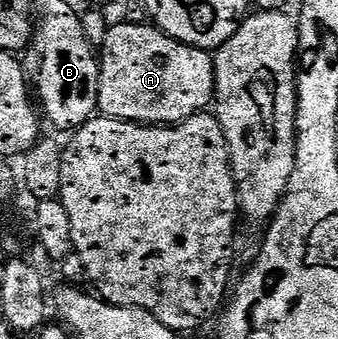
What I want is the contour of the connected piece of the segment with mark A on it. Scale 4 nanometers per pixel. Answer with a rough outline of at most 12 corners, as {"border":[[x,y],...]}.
{"border":[[110,24],[97,108],[177,125],[214,104],[213,57]]}

